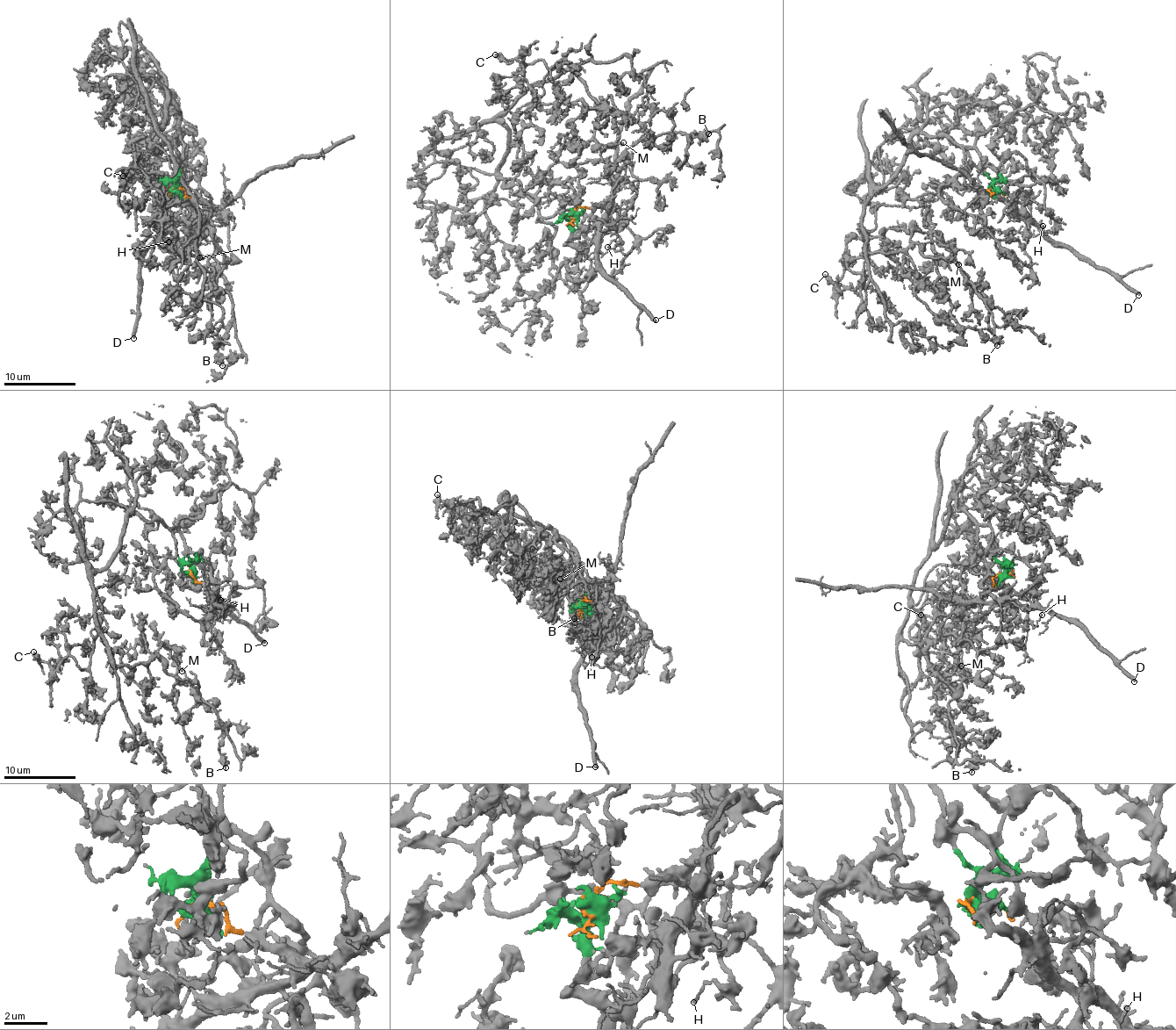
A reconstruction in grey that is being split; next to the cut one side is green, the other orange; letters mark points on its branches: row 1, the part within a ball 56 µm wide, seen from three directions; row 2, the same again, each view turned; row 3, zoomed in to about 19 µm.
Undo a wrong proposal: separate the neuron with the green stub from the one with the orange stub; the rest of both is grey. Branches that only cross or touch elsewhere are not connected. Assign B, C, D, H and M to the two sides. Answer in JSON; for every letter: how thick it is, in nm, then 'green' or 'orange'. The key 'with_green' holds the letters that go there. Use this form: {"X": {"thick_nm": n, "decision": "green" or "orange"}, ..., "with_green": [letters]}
{"B": {"thick_nm": 320, "decision": "green"}, "C": {"thick_nm": 360, "decision": "green"}, "D": {"thick_nm": 360, "decision": "orange"}, "H": {"thick_nm": 110, "decision": "orange"}, "M": {"thick_nm": 120, "decision": "green"}, "with_green": ["B", "C", "M"]}

